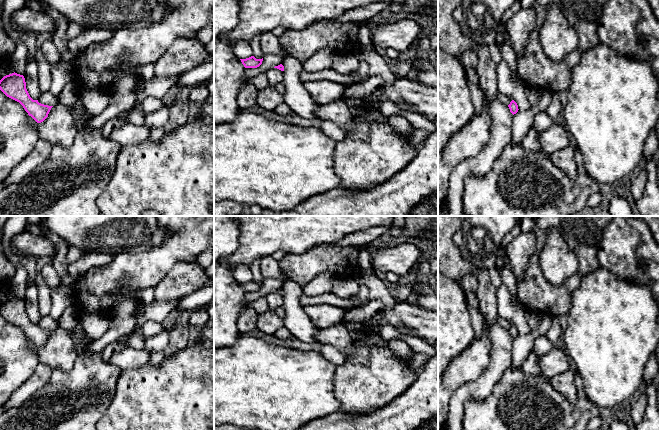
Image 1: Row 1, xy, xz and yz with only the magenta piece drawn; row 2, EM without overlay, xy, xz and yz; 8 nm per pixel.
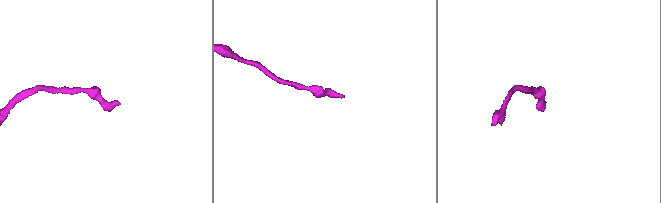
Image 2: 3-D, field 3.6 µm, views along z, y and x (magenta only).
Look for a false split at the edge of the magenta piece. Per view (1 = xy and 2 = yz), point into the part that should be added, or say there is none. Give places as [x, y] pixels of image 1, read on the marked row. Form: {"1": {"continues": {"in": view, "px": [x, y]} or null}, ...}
{"1": {"continues": null}, "2": {"continues": null}}

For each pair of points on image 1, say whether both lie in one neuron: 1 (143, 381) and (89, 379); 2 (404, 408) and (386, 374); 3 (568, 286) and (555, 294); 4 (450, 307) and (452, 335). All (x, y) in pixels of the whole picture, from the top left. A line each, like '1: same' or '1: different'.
1: different
2: different
3: same
4: same

